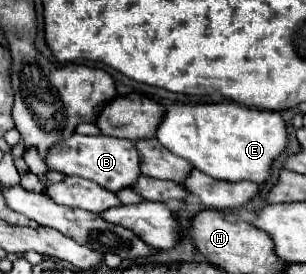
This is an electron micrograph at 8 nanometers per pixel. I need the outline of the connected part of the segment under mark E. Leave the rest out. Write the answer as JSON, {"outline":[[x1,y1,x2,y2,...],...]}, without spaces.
{"outline":[[237,103,171,105,157,129,157,139,171,153,191,161,199,171,223,181,253,181,265,185,275,159,285,153,289,139,285,121,275,111,261,111]]}

